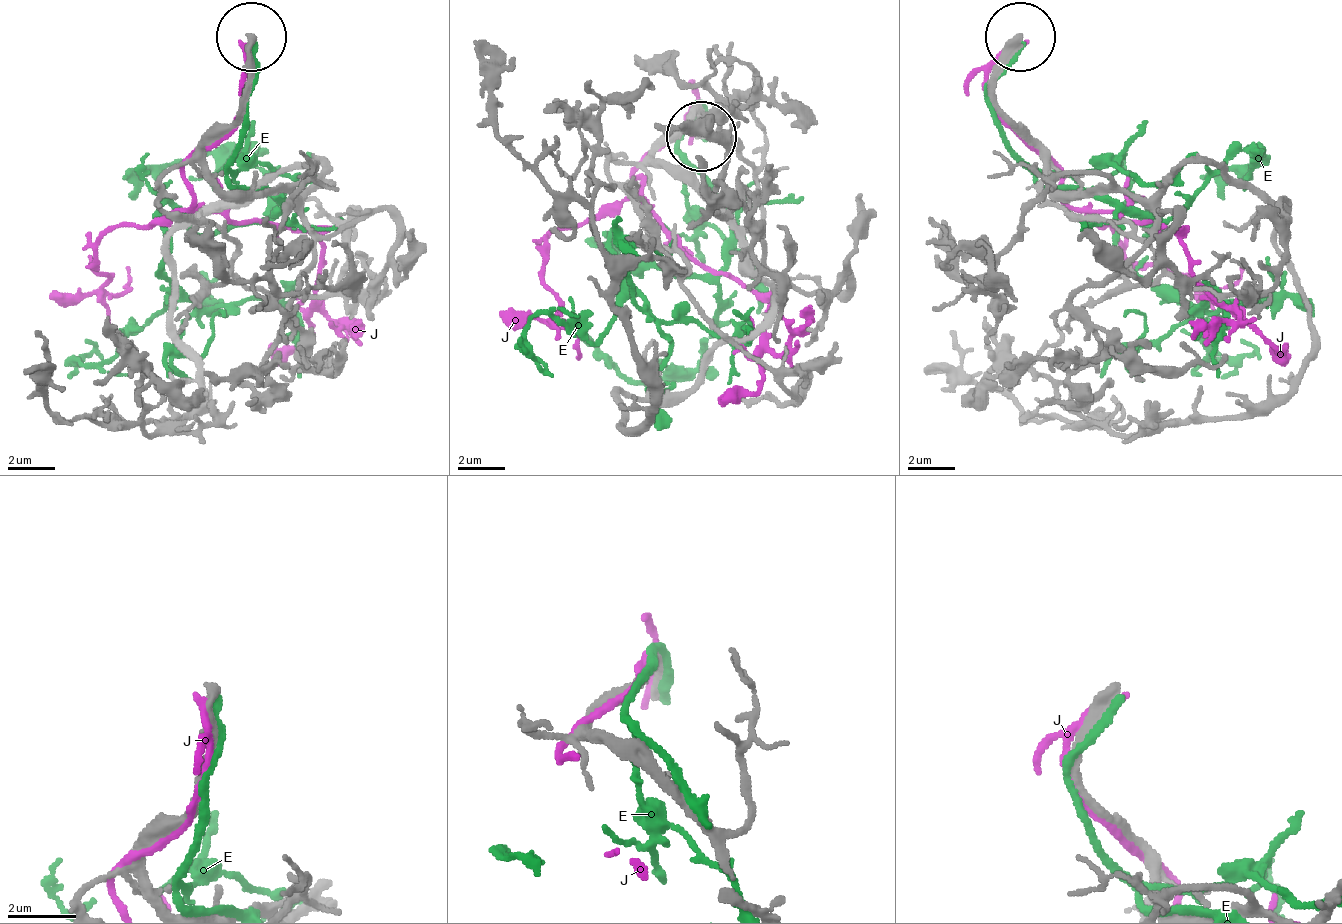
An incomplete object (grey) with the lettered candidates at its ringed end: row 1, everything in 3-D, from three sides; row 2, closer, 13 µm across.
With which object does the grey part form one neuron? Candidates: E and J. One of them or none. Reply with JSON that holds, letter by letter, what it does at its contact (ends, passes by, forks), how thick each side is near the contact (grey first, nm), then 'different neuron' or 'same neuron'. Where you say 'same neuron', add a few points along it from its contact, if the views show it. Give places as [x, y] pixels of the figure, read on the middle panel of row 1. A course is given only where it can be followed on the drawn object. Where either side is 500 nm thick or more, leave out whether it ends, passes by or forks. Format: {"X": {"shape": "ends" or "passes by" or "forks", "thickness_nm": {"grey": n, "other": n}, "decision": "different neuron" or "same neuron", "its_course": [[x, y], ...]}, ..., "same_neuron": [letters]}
{"E": {"shape": "passes by", "thickness_nm": {"grey": 280, "other": 220}, "decision": "different neuron"}, "J": {"shape": "forks", "thickness_nm": {"grey": 280, "other": 180}, "decision": "different neuron"}, "same_neuron": []}

